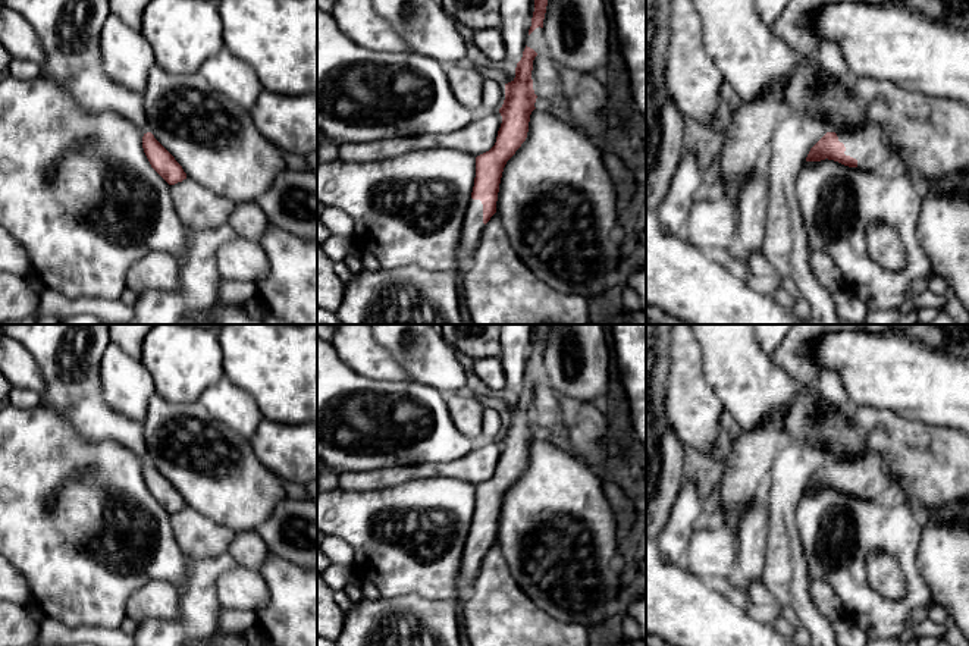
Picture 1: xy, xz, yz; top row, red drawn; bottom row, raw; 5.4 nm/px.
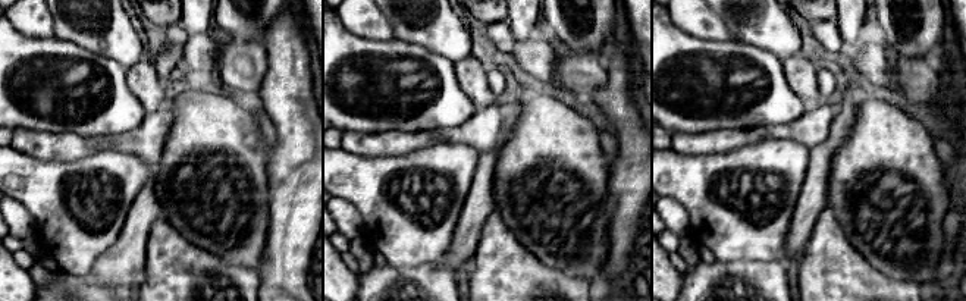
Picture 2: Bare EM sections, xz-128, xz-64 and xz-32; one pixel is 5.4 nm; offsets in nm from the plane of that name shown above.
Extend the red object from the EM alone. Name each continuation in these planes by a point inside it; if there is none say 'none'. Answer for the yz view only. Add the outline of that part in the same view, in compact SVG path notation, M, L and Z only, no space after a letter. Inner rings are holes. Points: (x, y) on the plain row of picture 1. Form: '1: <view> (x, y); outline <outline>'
1: yz (868, 473); outline M869 448L852 461L837 461L837 465L846 476L844 483L856 487L859 498L878 504L897 504L903 499L901 487L879 452Z

